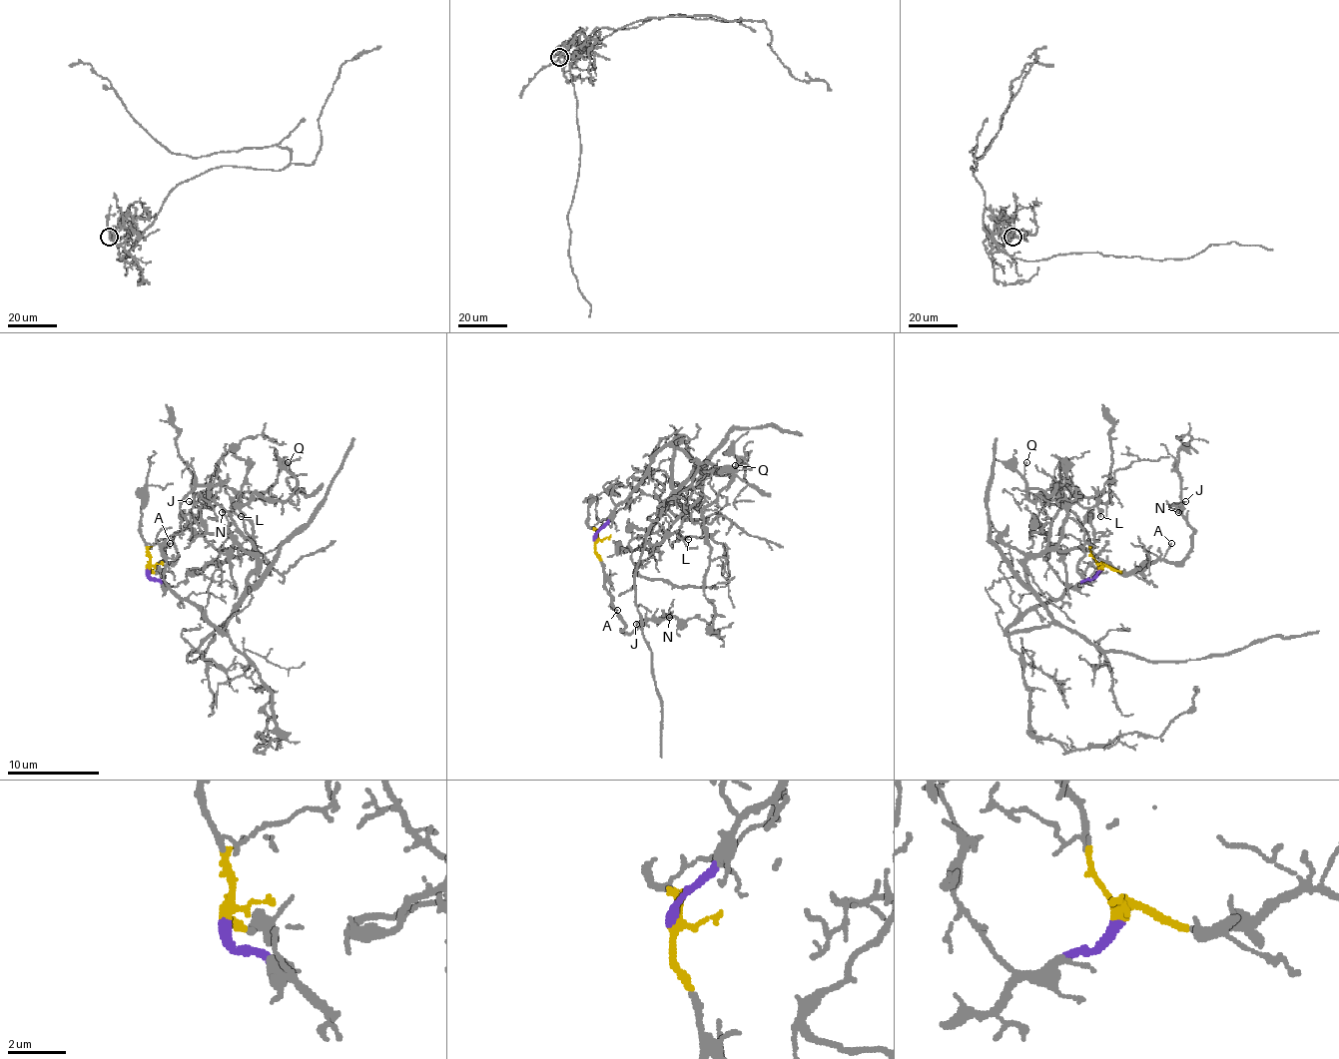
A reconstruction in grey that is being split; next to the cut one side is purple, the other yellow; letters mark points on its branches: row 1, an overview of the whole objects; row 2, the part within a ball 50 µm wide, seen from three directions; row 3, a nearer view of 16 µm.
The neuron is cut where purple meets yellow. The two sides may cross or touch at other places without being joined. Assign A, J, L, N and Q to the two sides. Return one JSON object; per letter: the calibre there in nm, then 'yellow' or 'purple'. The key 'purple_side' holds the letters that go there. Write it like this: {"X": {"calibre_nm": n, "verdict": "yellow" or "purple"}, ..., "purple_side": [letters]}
{"A": {"calibre_nm": 130, "verdict": "yellow"}, "J": {"calibre_nm": 120, "verdict": "yellow"}, "L": {"calibre_nm": 140, "verdict": "purple"}, "N": {"calibre_nm": 150, "verdict": "yellow"}, "Q": {"calibre_nm": 90, "verdict": "purple"}, "purple_side": ["L", "Q"]}

